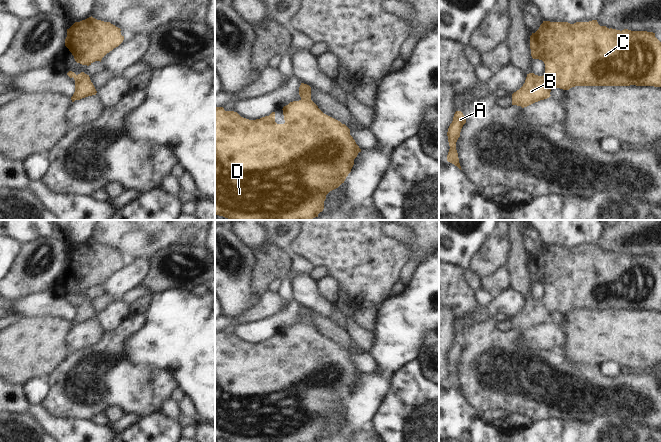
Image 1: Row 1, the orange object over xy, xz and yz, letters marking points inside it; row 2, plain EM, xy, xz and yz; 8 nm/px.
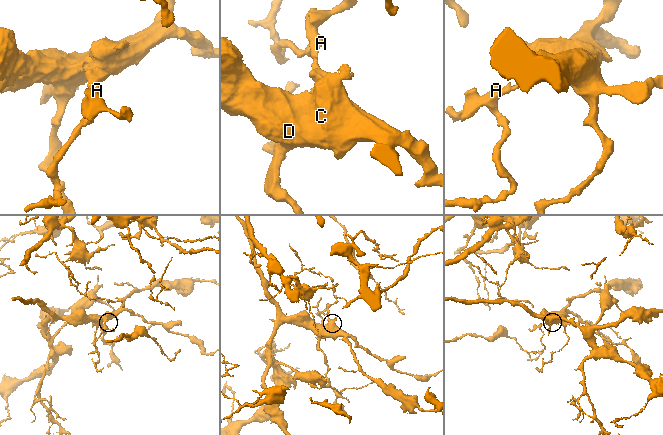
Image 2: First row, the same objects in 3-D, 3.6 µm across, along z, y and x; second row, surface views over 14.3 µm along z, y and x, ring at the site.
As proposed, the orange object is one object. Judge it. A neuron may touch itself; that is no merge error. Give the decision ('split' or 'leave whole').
leave whole

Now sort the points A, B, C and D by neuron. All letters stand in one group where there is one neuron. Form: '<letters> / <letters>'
A B C D

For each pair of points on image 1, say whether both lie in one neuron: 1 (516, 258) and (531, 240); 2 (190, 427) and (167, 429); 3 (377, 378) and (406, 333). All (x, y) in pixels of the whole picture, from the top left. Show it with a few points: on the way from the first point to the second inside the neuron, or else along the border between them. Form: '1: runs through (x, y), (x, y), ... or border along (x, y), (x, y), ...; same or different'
1: border along (522, 235), (525, 241), (525, 249), (530, 255); different
2: border along (187, 422), (181, 431); different
3: runs through (385, 368), (390, 351), (395, 345); same

